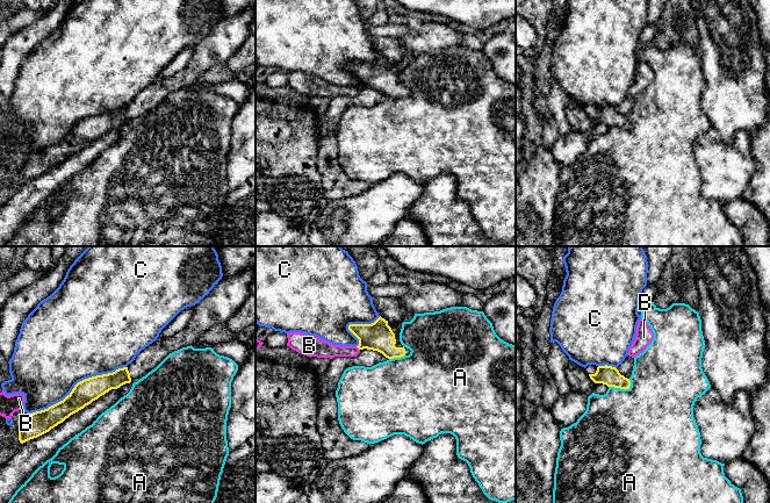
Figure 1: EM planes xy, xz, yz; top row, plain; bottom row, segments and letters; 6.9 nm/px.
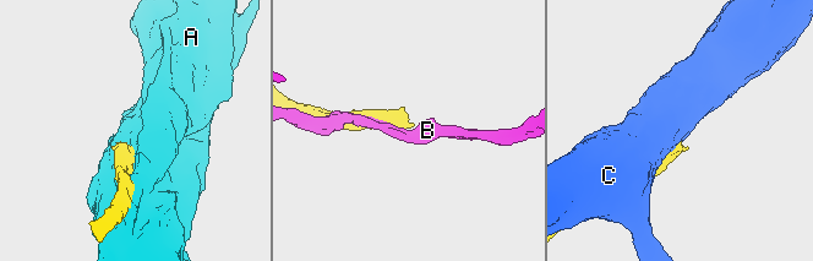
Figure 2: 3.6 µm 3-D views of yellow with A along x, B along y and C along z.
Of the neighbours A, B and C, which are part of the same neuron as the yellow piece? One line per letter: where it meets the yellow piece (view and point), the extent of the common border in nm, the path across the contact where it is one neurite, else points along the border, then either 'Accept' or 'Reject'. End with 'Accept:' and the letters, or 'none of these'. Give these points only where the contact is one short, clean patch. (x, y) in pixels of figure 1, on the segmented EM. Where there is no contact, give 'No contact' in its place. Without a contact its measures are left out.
A: Touches yellow at yz (621, 388). Shared border 170 nm. Reject
B: Touches yellow at xz (358, 347). Shared border 40 nm. Reject
C: Touches yellow at xy (77, 383). Shared border 750 nm. Reject
Accept: none of these

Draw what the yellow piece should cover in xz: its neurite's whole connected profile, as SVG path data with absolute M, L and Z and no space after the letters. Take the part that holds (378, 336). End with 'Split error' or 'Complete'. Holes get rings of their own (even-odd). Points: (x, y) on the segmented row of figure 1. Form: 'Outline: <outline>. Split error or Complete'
Outline: M381 316L372 324L350 324L348 330L359 339L359 350L373 350L388 359L404 357L400 342L402 323L390 323Z. Split error

